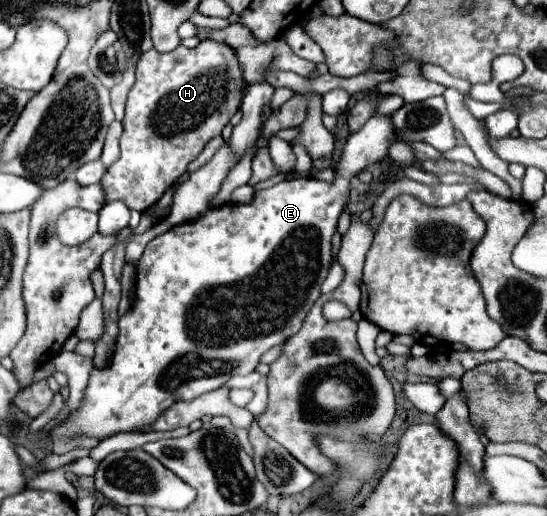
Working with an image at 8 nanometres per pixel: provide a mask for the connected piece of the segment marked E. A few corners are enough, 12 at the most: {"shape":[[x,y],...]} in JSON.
{"shape":[[400,137],[146,245],[52,437],[138,431],[300,331],[350,179]]}

